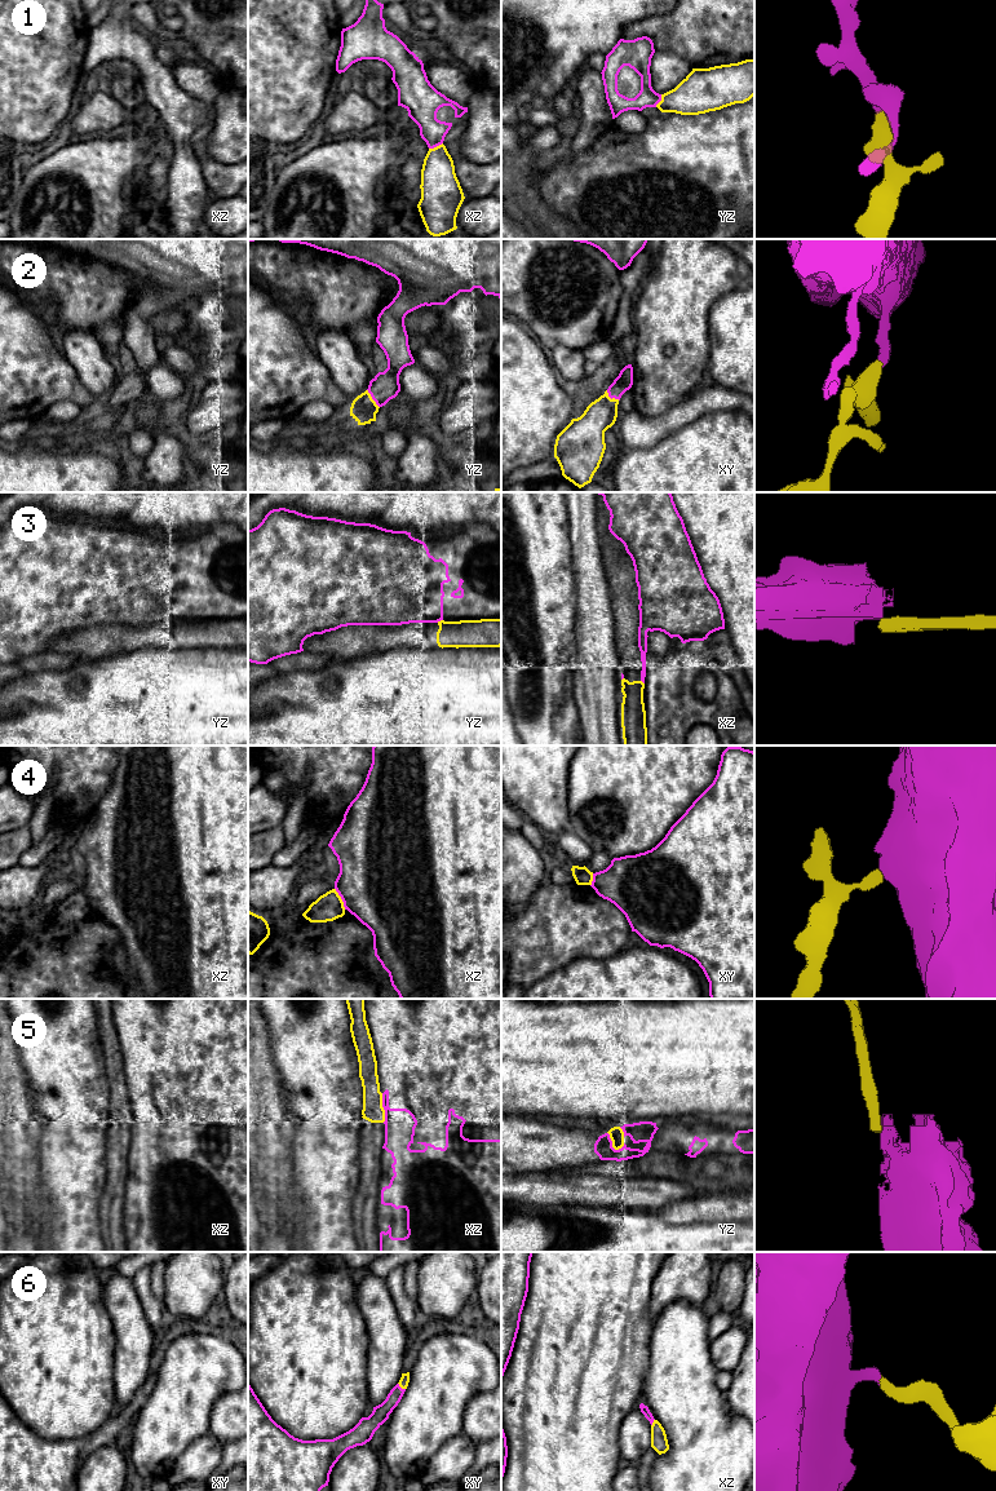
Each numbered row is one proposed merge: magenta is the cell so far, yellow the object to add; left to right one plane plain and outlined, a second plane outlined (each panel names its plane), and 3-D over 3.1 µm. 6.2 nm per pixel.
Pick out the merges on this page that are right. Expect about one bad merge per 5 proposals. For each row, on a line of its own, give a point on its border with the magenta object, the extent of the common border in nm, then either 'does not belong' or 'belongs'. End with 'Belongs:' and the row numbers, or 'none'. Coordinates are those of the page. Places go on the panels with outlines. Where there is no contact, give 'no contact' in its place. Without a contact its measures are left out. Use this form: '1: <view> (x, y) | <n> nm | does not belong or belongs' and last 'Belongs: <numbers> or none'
1: xz (435, 146) | 100 nm | belongs
2: yz (372, 398) | 140 nm | belongs
3: yz (439, 620) | 40 nm | does not belong
4: xz (341, 898) | 150 nm | does not belong
5: xz (383, 1106) | 180 nm | does not belong
6: xy (399, 1386) | 60 nm | belongs
Belongs: 1, 2, 6

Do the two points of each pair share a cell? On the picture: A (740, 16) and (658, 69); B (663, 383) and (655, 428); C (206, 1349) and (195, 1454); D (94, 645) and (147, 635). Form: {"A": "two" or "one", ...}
{"A": "two", "B": "two", "C": "two", "D": "one"}

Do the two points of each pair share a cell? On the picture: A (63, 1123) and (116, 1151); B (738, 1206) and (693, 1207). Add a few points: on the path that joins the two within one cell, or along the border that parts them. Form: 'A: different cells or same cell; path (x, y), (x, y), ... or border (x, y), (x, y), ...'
A: different cells; border (101, 1135), (103, 1140), (105, 1176)
B: same cell; path (726, 1207), (704, 1207)

